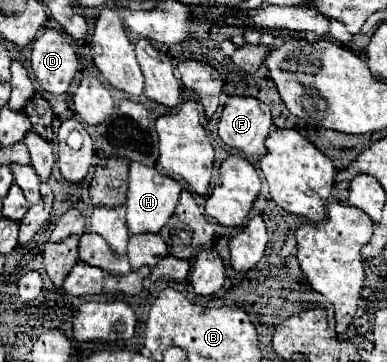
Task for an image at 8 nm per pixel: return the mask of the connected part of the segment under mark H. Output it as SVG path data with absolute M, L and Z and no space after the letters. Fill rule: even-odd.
M132 162L130 172L128 172L128 200L126 200L126 210L128 210L126 220L128 220L130 236L144 234L144 232L156 234L166 224L166 220L174 214L180 192L182 192L180 182L176 182L168 176L162 176L158 170L150 168L150 166Z

